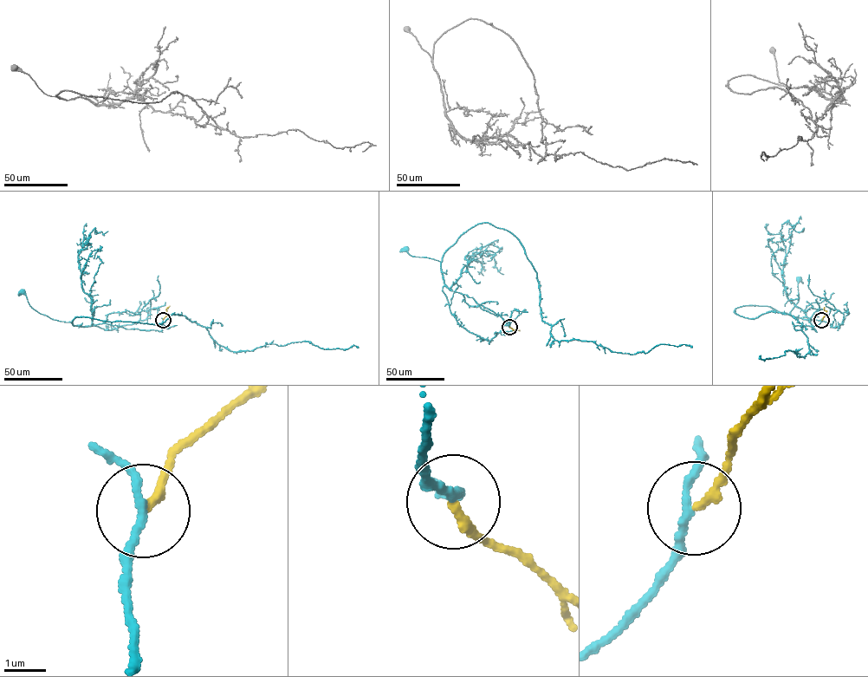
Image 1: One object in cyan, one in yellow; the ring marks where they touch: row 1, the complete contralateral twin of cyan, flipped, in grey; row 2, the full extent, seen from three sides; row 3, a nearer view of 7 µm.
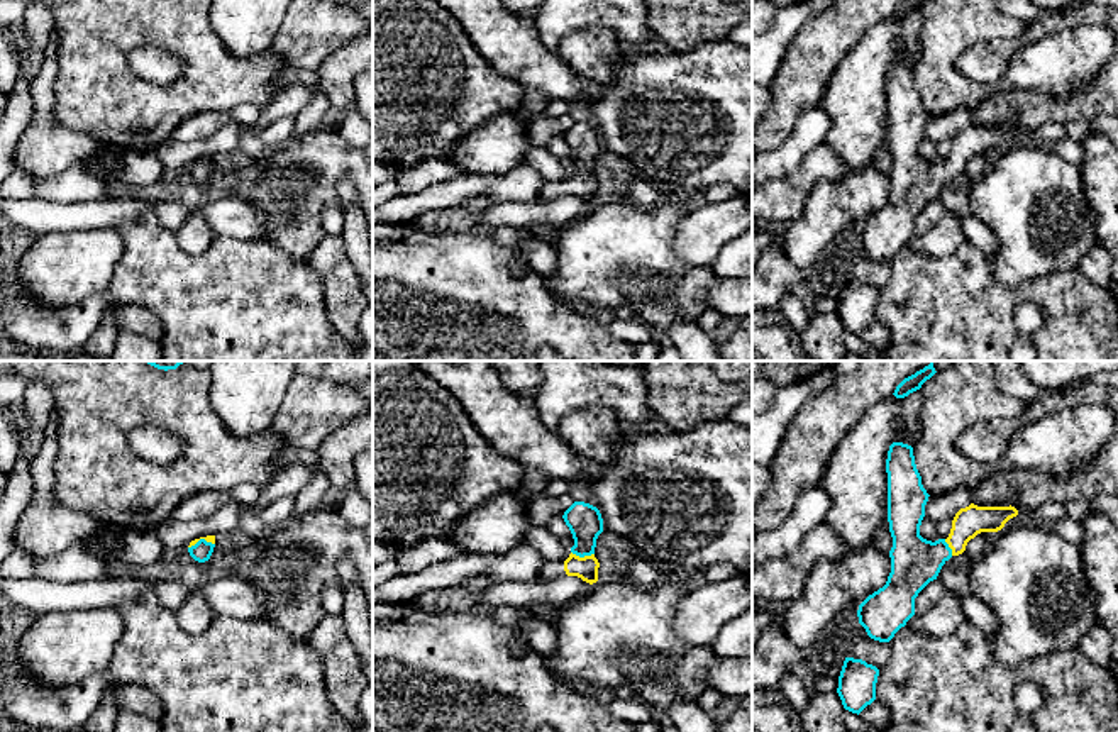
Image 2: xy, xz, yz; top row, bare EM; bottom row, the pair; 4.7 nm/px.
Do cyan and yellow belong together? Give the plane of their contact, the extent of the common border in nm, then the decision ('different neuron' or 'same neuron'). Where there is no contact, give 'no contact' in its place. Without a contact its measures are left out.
xz | 110 nm | same neuron

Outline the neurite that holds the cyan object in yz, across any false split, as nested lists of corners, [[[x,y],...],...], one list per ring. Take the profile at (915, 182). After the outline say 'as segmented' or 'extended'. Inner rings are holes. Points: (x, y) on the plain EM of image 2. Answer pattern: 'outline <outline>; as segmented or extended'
outline [[[893,63],[886,80],[888,93],[888,142],[893,158],[889,171],[891,193],[883,208],[869,215],[857,230],[859,244],[867,256],[879,263],[889,263],[894,254],[906,246],[915,236],[915,219],[933,200],[937,200],[942,186],[952,178],[966,171],[966,166],[981,152],[998,152],[1005,144],[1018,136],[1015,127],[977,127],[971,124],[960,129],[954,141],[947,159],[935,163],[920,156],[920,146],[925,137],[928,114],[922,105],[922,97],[915,85],[913,68],[903,63]]]; extended

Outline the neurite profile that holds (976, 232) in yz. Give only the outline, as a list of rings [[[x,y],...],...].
[[[974,215],[960,217],[960,227],[966,241],[982,251],[986,256],[998,249],[998,237]]]

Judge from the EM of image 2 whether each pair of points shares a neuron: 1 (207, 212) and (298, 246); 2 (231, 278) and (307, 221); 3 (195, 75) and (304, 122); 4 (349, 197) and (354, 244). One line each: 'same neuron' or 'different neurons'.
1: different neurons
2: different neurons
3: different neurons
4: same neuron

